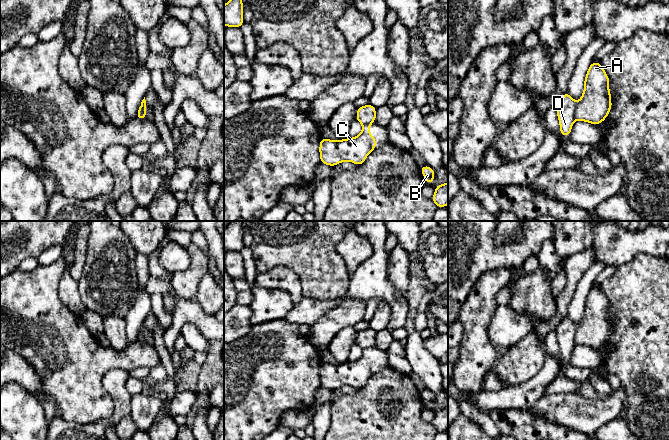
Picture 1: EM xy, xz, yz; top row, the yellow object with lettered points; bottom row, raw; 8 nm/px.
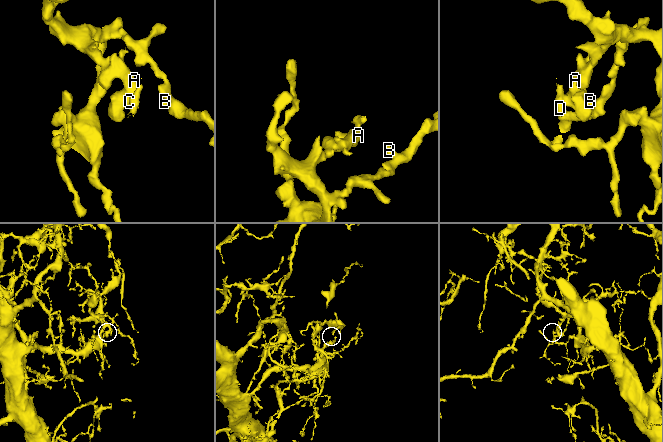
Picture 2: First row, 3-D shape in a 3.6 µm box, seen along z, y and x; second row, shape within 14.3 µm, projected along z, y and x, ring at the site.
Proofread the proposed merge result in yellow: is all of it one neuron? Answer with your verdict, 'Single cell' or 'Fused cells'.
Fused cells

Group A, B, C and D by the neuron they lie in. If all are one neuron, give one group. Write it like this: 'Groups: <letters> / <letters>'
Groups: A B C / D

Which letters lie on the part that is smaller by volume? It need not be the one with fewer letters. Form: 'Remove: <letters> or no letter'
Remove: D

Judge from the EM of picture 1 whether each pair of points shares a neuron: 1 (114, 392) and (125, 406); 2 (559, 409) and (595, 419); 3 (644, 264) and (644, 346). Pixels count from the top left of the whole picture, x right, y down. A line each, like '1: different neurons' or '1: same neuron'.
1: same neuron
2: same neuron
3: same neuron

